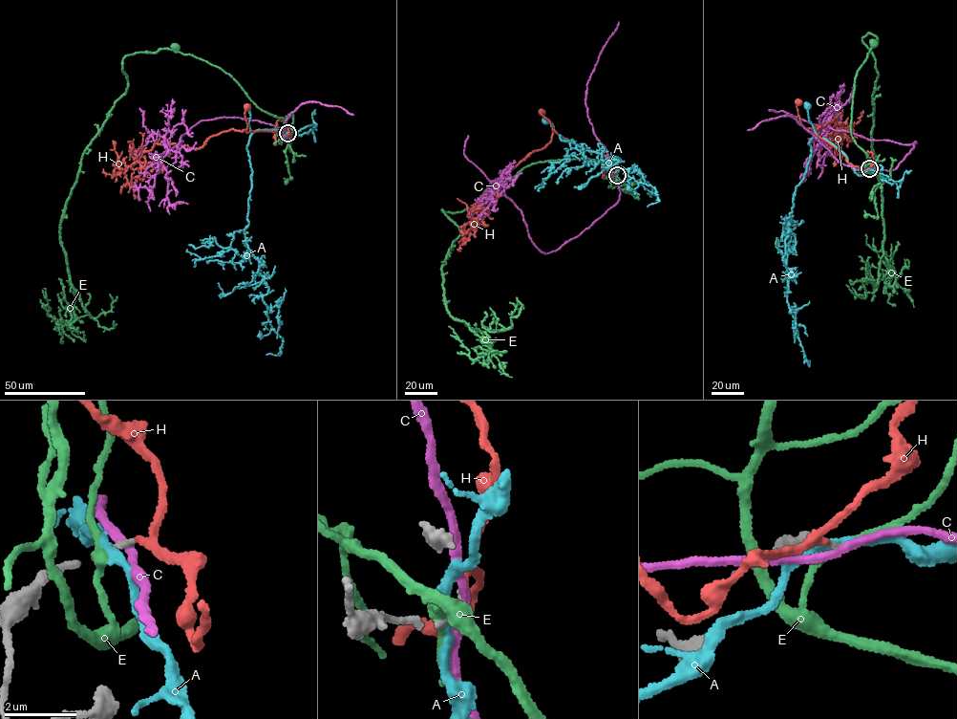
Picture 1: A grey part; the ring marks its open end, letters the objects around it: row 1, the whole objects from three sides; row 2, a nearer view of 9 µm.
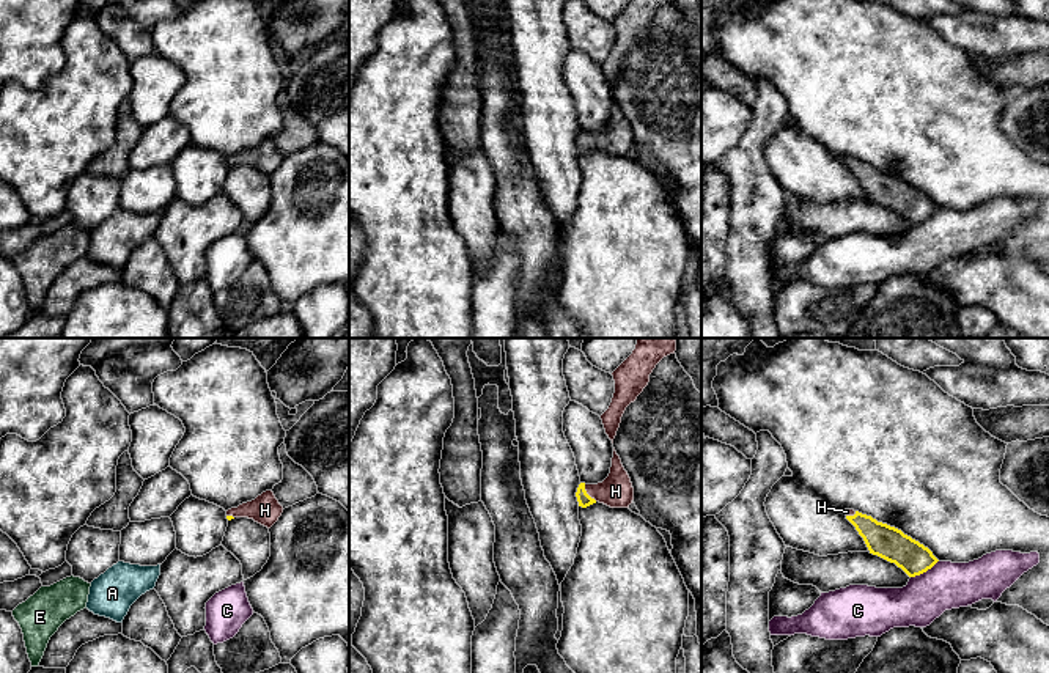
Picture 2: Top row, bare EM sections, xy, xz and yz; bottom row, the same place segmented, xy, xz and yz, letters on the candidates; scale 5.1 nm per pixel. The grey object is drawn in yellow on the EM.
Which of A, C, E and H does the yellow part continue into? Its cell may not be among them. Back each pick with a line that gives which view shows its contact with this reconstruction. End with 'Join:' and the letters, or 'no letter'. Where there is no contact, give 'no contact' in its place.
H: xz
Join: H

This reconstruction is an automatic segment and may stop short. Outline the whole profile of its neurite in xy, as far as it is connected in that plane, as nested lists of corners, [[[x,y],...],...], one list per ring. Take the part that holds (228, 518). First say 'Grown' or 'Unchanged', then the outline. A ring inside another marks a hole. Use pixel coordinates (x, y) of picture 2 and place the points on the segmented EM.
Grown. [[[266,491],[255,500],[239,505],[226,511],[226,519],[248,517],[255,522],[271,528],[283,513],[283,506],[278,503],[272,491]]]

